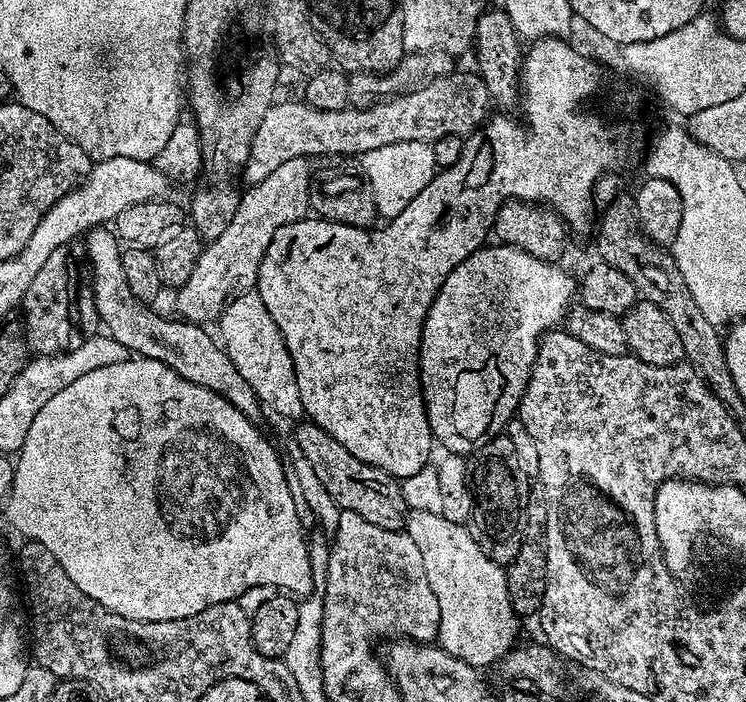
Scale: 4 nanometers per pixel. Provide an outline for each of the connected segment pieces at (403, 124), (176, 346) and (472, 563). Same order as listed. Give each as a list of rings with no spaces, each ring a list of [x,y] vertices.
[[[459,70],[425,79],[411,90],[377,99],[367,106],[326,111],[311,107],[302,100],[280,100],[272,104],[255,131],[251,154],[242,166],[244,182],[250,186],[257,184],[292,158],[317,158],[328,154],[360,158],[368,151],[390,146],[391,143],[411,140],[431,142],[446,136],[467,137],[485,123],[489,115],[488,104],[490,97],[484,79],[475,71]]]
[[[104,226],[95,227],[87,233],[86,239],[88,241],[85,242],[84,248],[88,251],[89,262],[92,263],[92,296],[96,299],[94,309],[100,317],[103,331],[107,335],[113,336],[118,342],[122,342],[122,346],[126,346],[129,353],[146,360],[157,360],[170,366],[170,370],[174,370],[182,378],[186,378],[198,386],[206,386],[206,390],[214,390],[214,394],[226,398],[226,402],[230,402],[238,410],[242,410],[242,414],[246,414],[248,420],[260,422],[260,419],[266,416],[264,405],[261,404],[258,394],[254,394],[254,390],[250,390],[250,382],[246,382],[246,378],[242,378],[242,374],[238,374],[238,366],[234,366],[232,359],[218,343],[217,337],[213,333],[212,337],[208,333],[207,327],[190,324],[179,318],[167,320],[166,317],[159,316],[155,312],[155,307],[134,298],[130,286],[126,286],[126,274],[122,270],[122,244],[115,231]]]
[[[409,511],[406,531],[418,542],[418,550],[422,550],[422,566],[426,566],[430,590],[438,598],[439,643],[453,649],[511,649],[517,640],[505,569],[482,554],[478,542],[474,542],[463,523],[455,524],[436,512]]]

